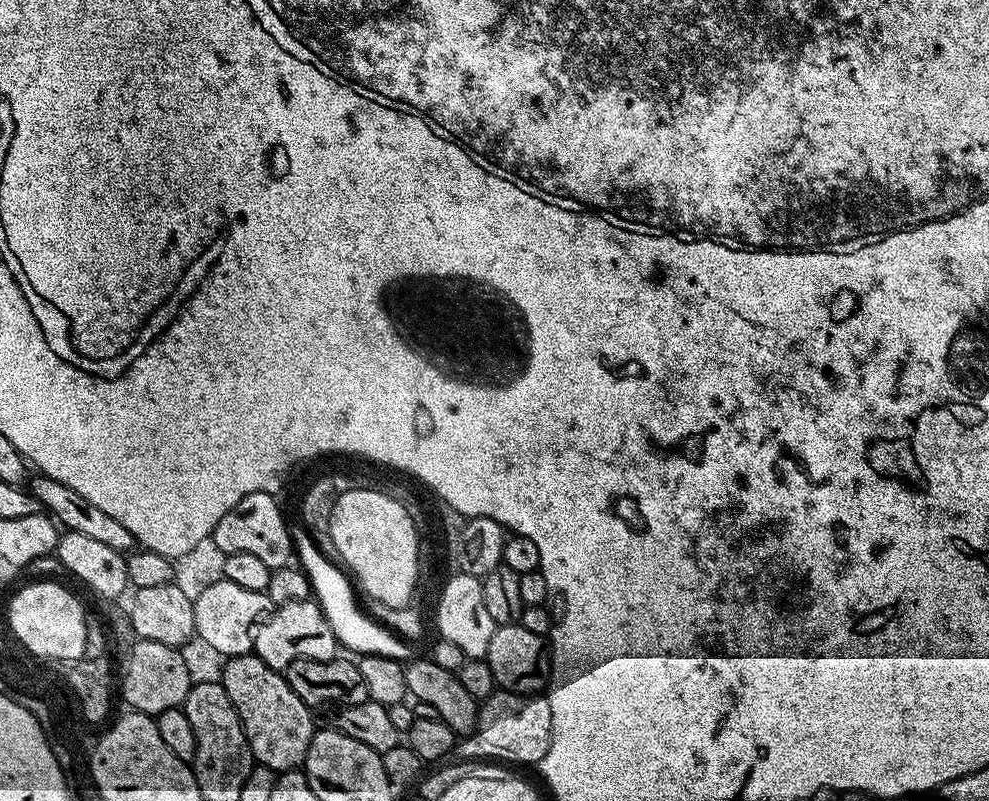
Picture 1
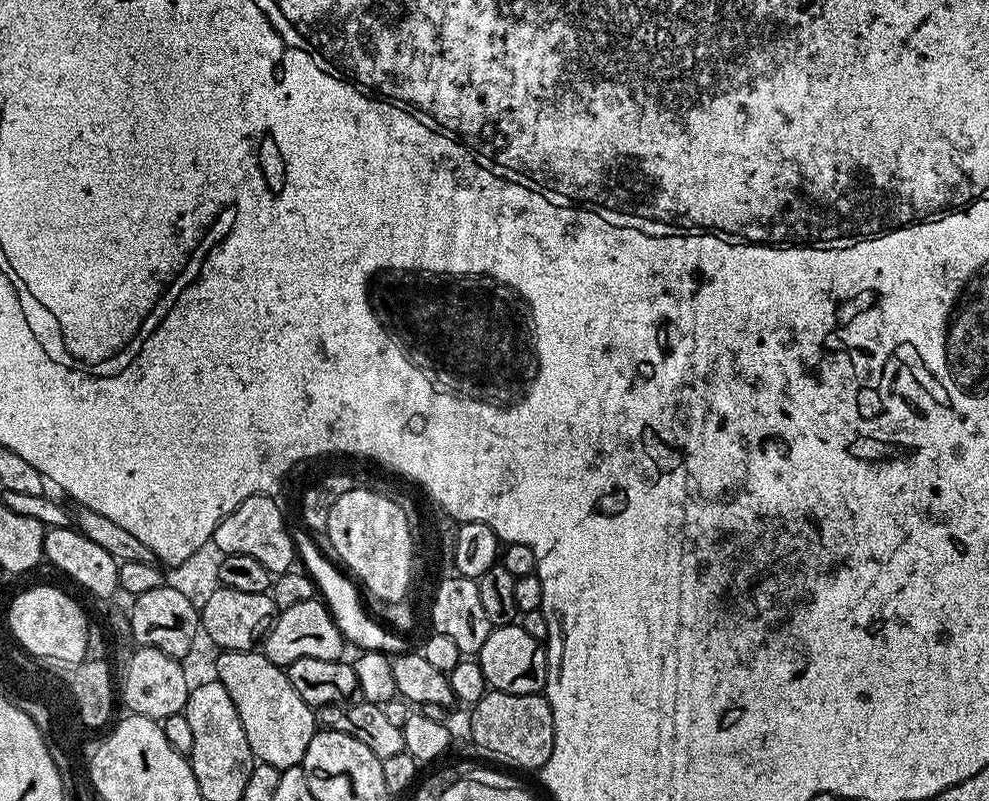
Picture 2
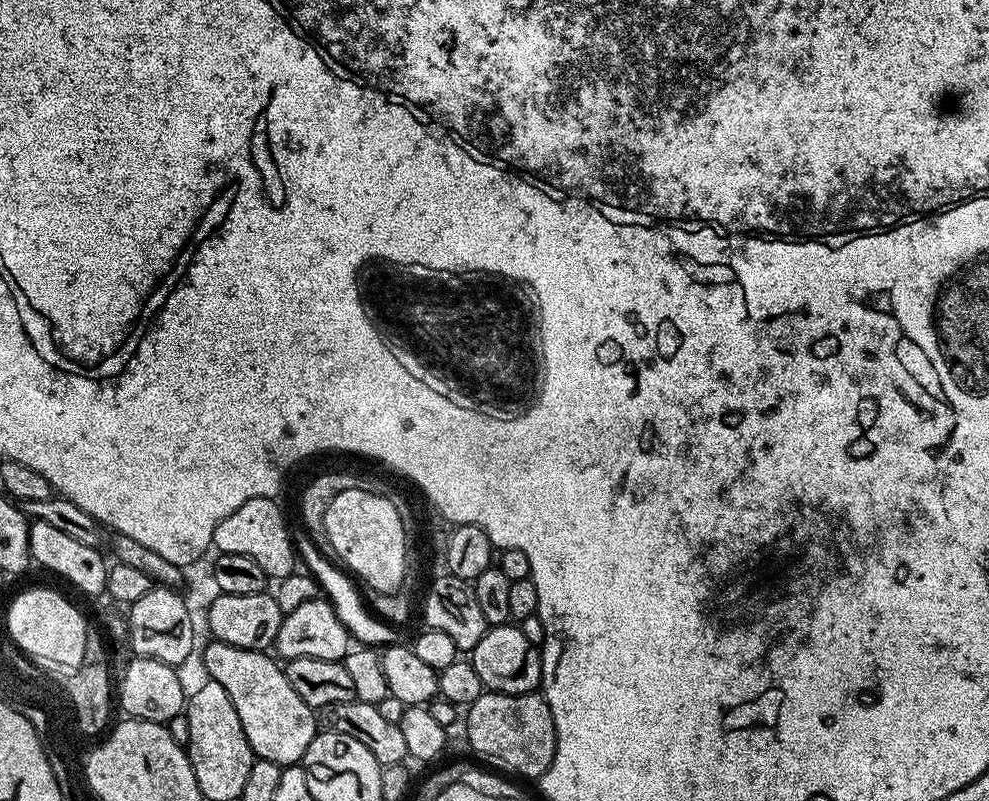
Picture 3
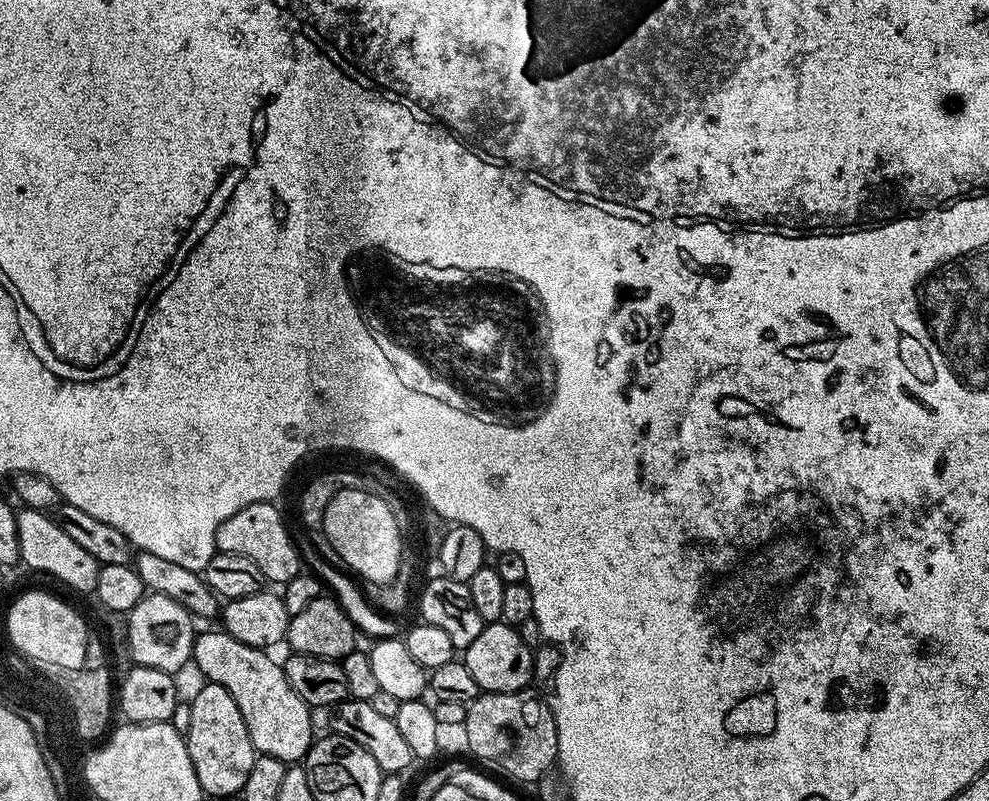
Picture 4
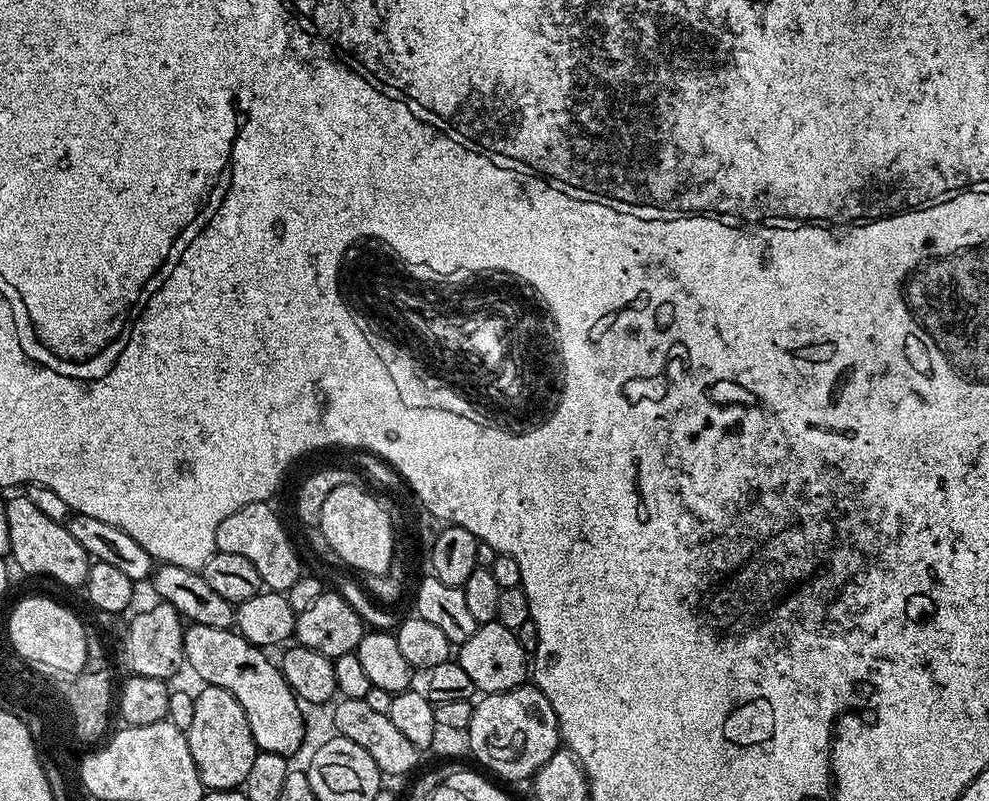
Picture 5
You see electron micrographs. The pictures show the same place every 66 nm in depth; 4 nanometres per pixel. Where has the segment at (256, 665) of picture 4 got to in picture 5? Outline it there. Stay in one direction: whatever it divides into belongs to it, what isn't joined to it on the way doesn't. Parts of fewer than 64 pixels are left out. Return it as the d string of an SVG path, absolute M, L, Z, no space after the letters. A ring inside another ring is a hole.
M189 623L184 629L184 662L194 666L208 686L226 690L242 706L259 751L292 758L304 744L302 704L290 690L277 661L268 655L232 628Z

